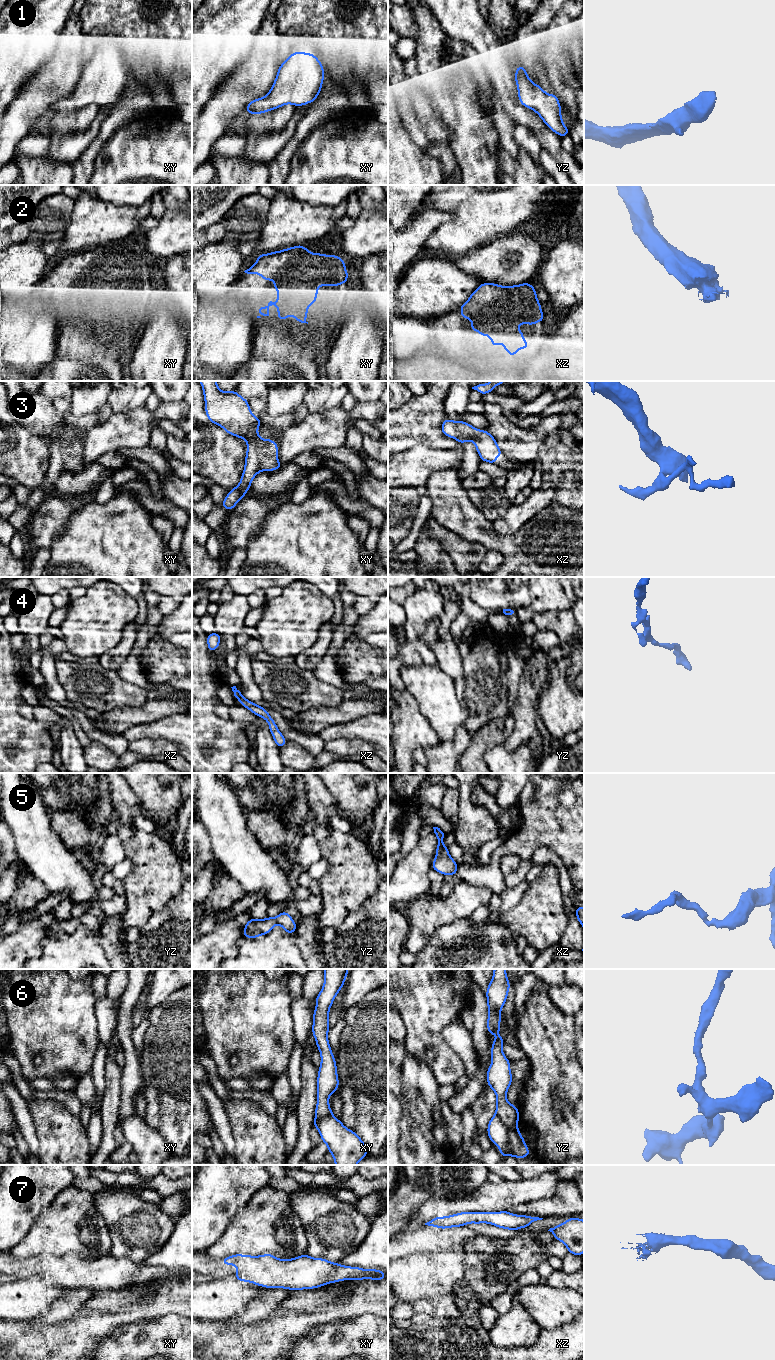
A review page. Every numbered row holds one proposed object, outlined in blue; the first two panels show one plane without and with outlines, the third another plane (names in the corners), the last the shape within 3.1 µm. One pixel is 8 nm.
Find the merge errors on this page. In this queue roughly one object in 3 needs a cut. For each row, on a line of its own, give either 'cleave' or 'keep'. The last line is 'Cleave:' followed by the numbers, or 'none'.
1: keep
2: keep
3: keep
4: keep
5: keep
6: cleave
7: keep
Cleave: 6

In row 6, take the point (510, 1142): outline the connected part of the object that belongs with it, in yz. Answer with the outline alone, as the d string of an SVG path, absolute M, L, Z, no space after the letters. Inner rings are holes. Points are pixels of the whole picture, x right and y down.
M496 1114L488 1123L487 1133L491 1142L499 1147L502 1157L525 1158L530 1156L519 1130L509 1128Z

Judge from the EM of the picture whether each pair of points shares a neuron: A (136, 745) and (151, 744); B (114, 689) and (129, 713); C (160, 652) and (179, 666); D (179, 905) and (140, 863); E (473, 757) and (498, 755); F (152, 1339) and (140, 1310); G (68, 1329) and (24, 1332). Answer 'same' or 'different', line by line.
A: same
B: different
C: same
D: different
E: different
F: different
G: same

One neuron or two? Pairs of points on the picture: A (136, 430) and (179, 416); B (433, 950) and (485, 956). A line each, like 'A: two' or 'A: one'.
A: one
B: one

